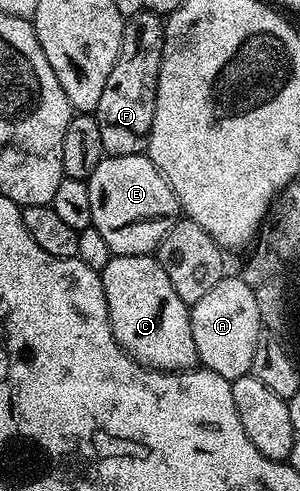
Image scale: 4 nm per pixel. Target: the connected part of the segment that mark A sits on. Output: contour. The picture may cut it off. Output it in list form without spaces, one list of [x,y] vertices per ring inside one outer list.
[[[225,274],[198,302],[191,305],[190,330],[194,334],[196,359],[203,367],[227,380],[237,380],[249,375],[254,362],[254,346],[262,325],[258,301],[253,290],[239,274]]]

